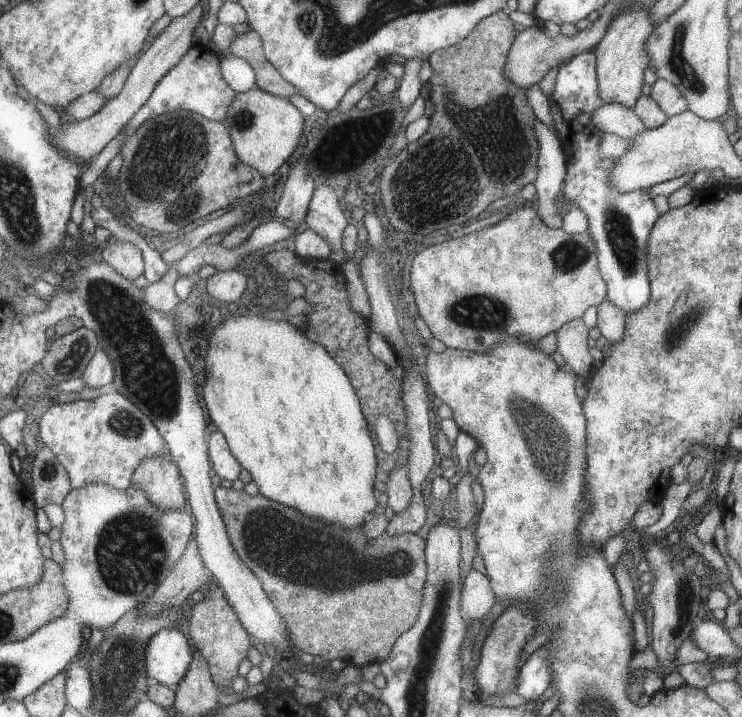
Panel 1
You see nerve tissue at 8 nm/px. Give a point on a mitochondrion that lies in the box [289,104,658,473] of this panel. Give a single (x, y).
(484, 313)

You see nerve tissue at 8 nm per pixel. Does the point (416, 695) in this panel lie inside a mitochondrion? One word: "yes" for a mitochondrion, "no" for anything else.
yes

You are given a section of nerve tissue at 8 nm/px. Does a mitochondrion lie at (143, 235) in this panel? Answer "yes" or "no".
no

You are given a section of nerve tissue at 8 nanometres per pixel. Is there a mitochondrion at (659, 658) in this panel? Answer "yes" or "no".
no

